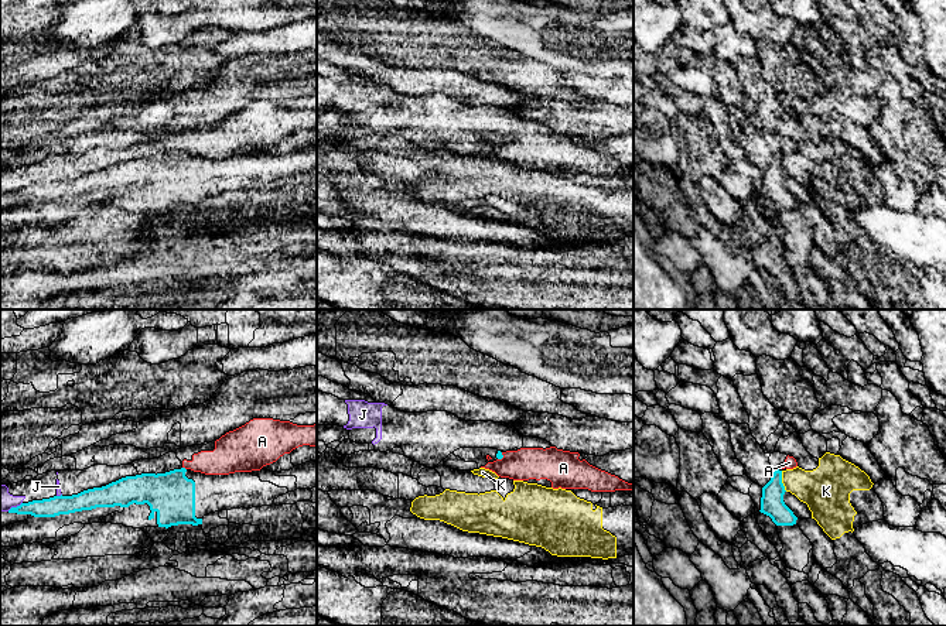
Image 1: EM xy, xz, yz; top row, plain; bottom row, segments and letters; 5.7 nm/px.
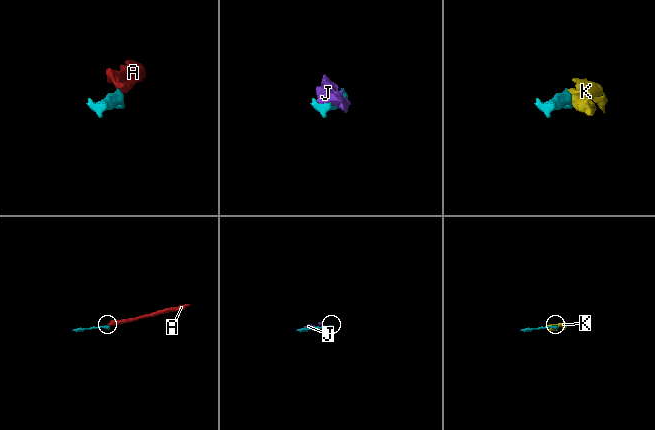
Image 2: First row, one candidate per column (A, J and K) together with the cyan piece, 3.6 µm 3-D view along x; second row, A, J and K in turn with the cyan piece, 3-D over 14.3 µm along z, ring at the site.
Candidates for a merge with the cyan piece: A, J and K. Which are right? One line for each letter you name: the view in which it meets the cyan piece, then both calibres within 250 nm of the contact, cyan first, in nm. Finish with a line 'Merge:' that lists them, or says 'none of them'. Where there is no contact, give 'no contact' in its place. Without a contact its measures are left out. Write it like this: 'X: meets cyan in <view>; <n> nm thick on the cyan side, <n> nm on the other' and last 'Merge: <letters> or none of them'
Merge: none of them

